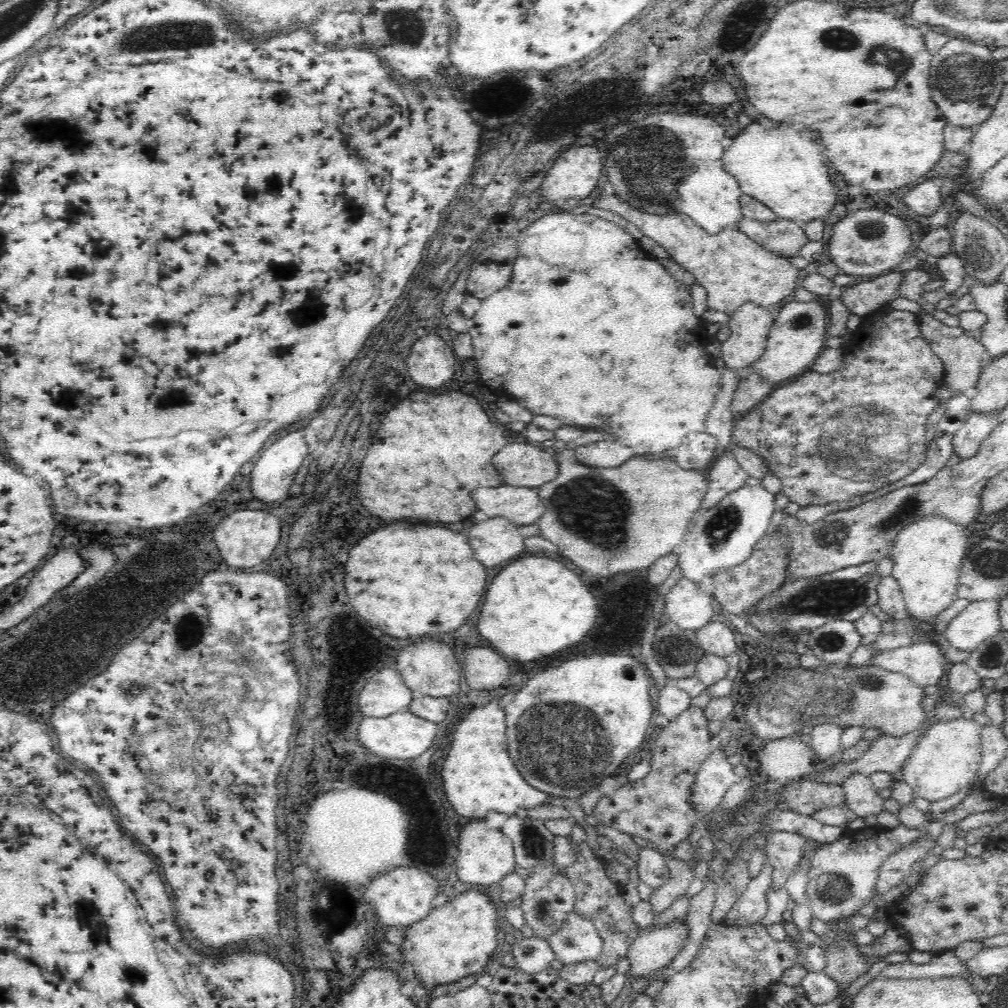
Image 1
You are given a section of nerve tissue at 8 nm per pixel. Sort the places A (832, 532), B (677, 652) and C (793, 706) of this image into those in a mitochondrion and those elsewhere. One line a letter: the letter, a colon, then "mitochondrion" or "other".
A: mitochondrion
B: mitochondrion
C: mitochondrion

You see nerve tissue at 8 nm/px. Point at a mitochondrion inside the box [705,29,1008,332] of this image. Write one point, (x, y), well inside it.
(967, 78)

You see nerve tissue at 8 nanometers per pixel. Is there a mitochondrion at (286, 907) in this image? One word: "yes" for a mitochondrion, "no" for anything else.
no

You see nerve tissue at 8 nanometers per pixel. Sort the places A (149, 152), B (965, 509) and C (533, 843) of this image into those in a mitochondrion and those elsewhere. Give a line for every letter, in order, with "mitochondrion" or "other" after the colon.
A: other
B: other
C: mitochondrion

